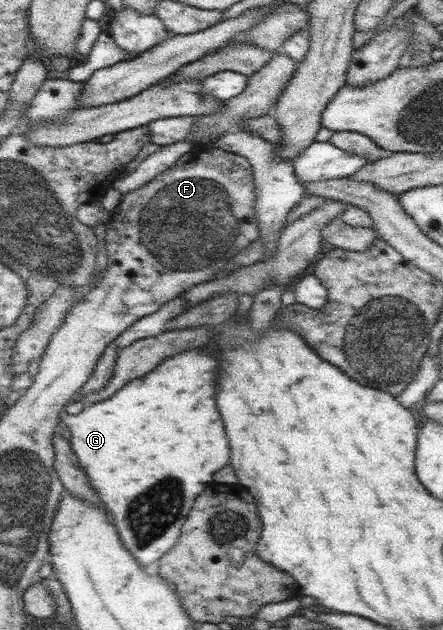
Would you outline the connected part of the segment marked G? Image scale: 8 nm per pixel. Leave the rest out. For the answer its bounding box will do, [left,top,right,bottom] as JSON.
[59,348,230,568]

